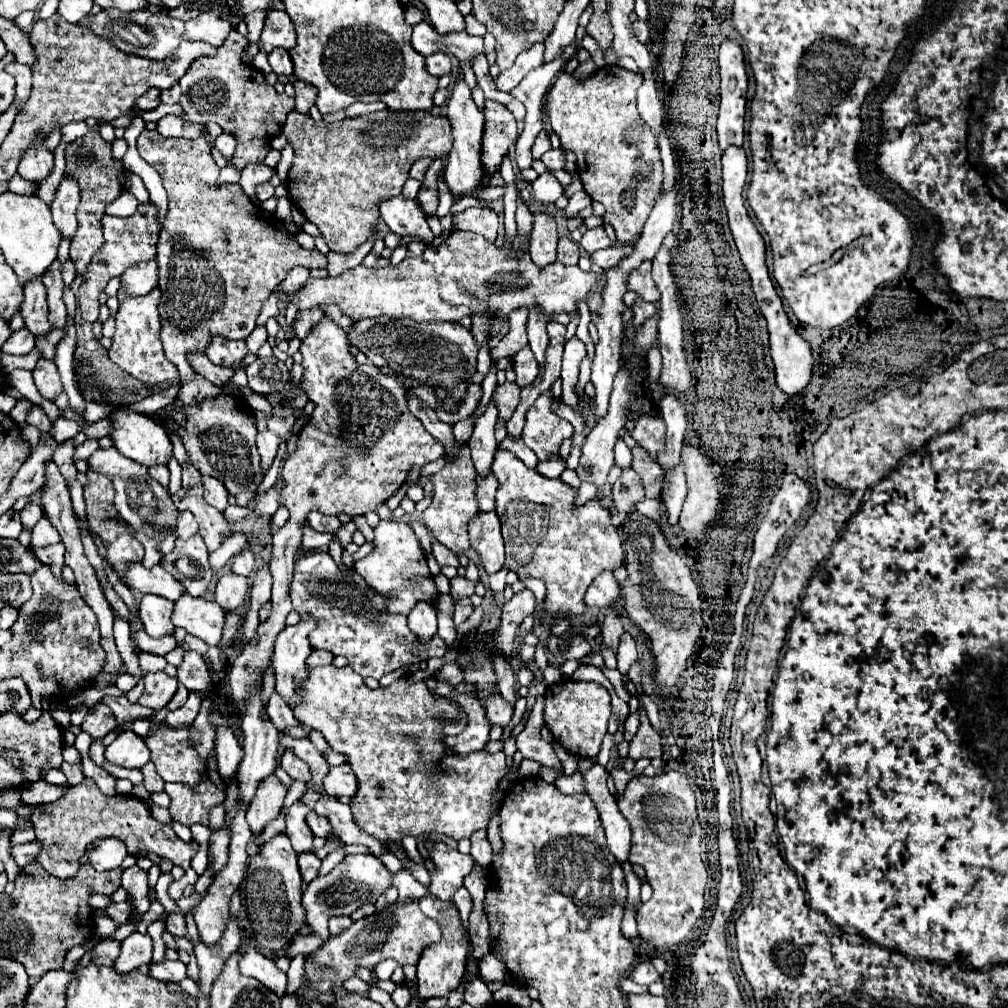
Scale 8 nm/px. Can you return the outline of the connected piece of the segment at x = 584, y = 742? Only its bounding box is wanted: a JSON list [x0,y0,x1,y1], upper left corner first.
[545,681,611,757]

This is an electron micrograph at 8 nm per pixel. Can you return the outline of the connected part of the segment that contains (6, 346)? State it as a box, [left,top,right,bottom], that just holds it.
[1,327,35,355]

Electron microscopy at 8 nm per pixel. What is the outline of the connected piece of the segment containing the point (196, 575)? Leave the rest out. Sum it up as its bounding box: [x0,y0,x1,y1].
[163,533,213,597]

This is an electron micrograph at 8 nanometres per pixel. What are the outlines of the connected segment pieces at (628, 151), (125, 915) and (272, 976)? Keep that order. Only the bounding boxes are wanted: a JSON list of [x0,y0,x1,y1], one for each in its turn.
[[547,65,663,243],[107,901,132,926],[239,947,287,997]]

